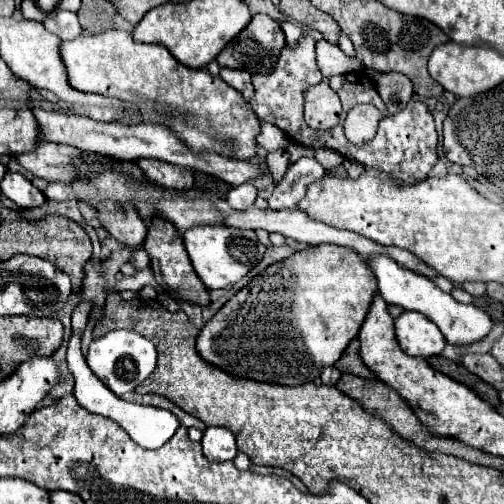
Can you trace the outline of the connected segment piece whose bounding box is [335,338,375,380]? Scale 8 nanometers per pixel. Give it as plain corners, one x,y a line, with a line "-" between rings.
351,340
347,350
343,352
343,356
339,358
339,362
335,362
335,368
339,368
343,374
353,374
353,376
359,376
359,378
367,378
367,380
373,380
373,372
363,364
361,360
361,354
359,354
359,340

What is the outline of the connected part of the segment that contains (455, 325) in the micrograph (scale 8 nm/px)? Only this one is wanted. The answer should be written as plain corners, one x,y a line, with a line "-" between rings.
363,256
363,258
369,264
369,268
375,272
375,278
379,282
379,294
385,298
385,302
401,306
403,310
421,312
433,324
437,324
437,328
441,330
441,334
445,336
445,340
449,344
467,346
467,344
483,340
491,332
493,322
487,316
487,312
483,312
481,308
477,308
473,304
461,304
461,302
457,302
451,294
439,290
429,278
423,278
423,276
419,276
415,272
411,274
409,270
397,266
391,258
385,258
385,256
375,256
375,258

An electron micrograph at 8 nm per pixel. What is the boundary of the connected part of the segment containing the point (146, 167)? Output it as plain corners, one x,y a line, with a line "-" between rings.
139,158
137,166
145,172
145,176
169,190
189,190
193,188
193,174
191,170
179,168
175,164
167,164
155,158

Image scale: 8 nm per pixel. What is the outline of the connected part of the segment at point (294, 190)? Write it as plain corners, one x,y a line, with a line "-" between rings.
299,158
295,164
289,166
283,182
275,188
273,196
269,198
269,206
275,210
297,206
305,196
307,186
319,180
323,174
325,174
325,168
317,160

